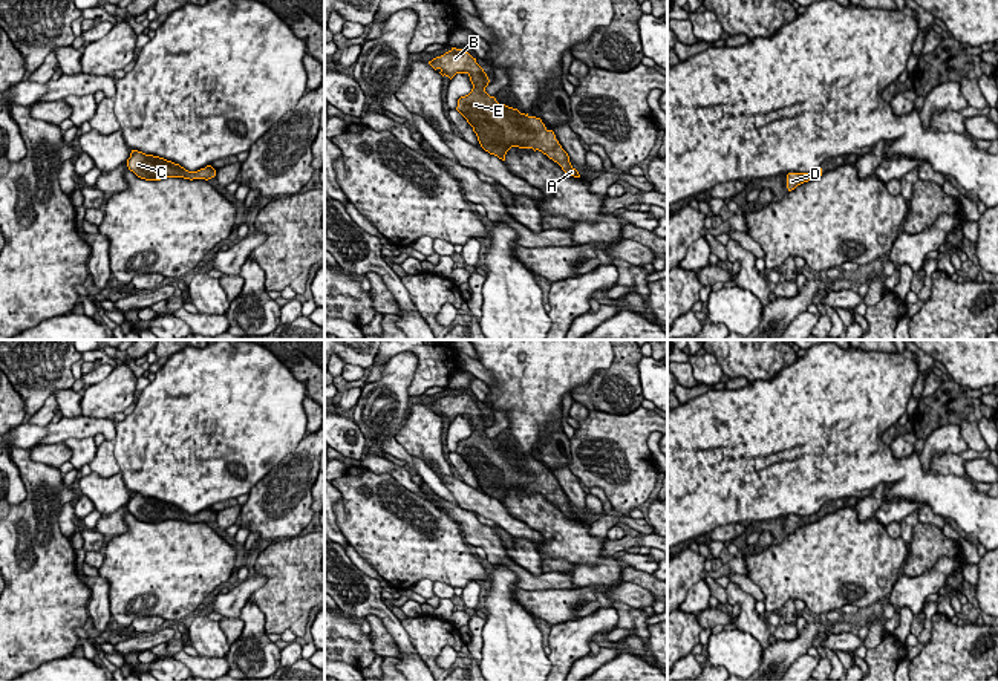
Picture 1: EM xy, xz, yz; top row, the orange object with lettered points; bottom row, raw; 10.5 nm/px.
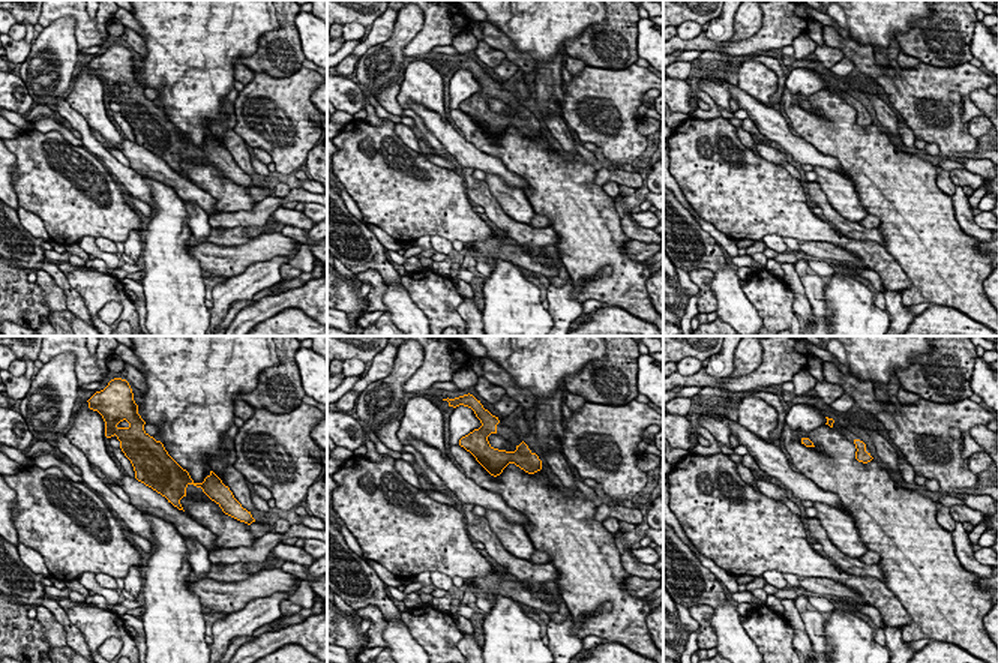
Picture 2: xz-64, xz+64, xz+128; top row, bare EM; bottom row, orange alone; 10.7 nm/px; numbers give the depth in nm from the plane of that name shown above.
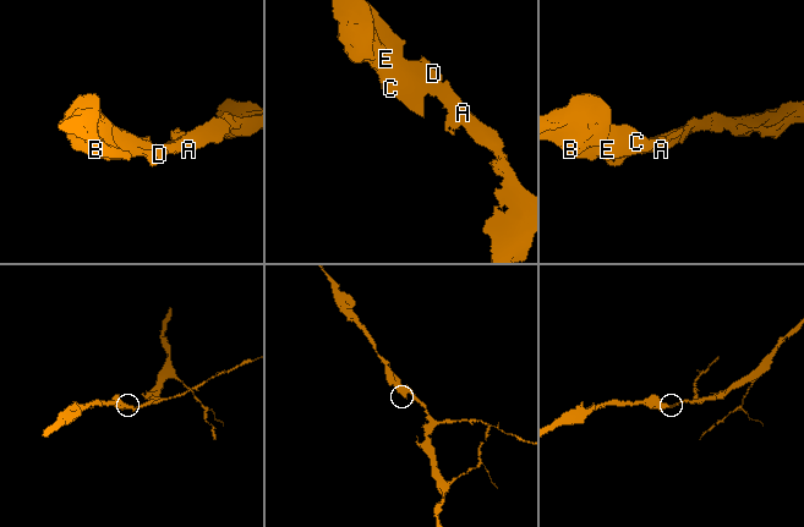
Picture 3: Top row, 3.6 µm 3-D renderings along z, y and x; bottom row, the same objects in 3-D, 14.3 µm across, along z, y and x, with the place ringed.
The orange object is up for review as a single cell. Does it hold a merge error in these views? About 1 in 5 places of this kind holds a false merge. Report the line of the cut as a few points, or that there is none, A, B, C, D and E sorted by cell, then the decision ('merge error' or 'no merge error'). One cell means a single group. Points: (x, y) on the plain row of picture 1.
no cut; A B C D E; no merge error

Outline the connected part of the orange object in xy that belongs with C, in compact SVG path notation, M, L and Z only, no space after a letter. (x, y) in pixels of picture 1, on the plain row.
M132 493L130 500L127 502L127 510L138 520L145 523L161 523L165 520L184 520L184 522L211 522L216 519L216 513L211 508L201 511L197 514L188 514L179 507L167 503L159 499L145 497L138 493Z

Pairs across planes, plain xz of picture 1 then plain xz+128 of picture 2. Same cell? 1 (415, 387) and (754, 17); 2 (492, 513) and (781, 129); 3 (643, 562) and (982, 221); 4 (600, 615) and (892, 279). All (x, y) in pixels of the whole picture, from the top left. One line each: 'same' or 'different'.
1: different
2: same
3: same
4: different

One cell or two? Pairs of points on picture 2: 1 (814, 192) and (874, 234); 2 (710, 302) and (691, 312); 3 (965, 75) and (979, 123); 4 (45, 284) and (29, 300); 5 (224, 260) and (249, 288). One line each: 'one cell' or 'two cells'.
1: one cell
2: two cells
3: two cells
4: two cells
5: two cells

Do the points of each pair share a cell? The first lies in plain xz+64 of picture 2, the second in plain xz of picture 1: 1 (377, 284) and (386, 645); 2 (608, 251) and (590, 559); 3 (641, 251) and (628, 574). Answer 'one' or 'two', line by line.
1: one
2: one
3: two

